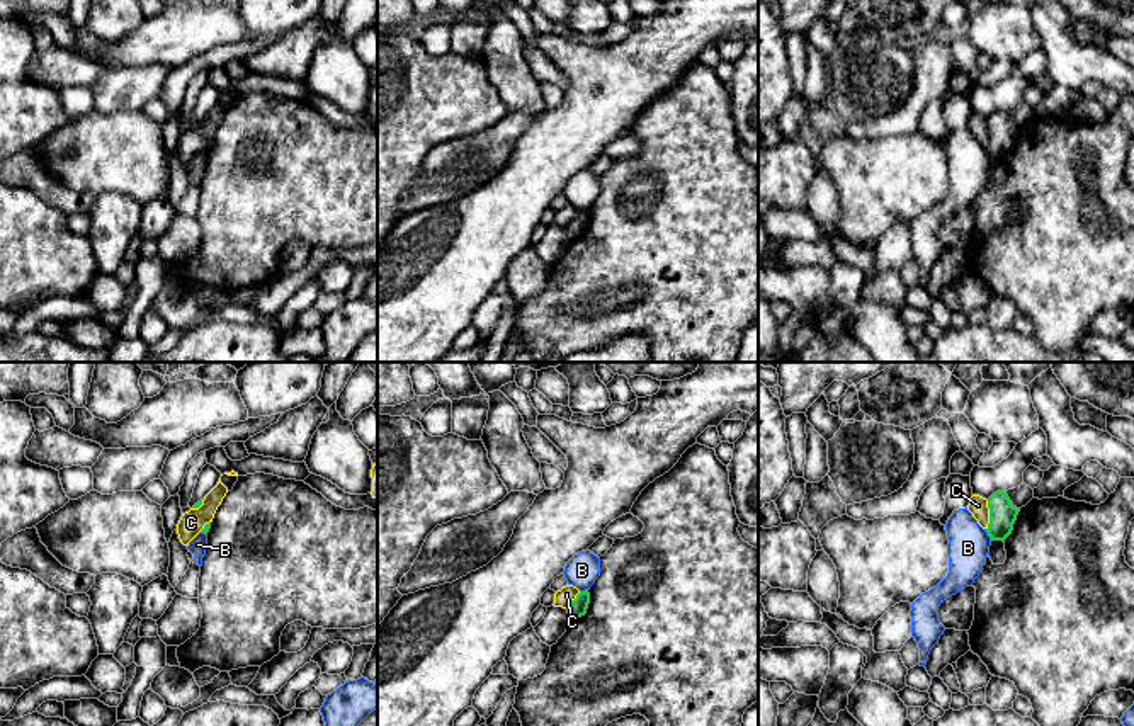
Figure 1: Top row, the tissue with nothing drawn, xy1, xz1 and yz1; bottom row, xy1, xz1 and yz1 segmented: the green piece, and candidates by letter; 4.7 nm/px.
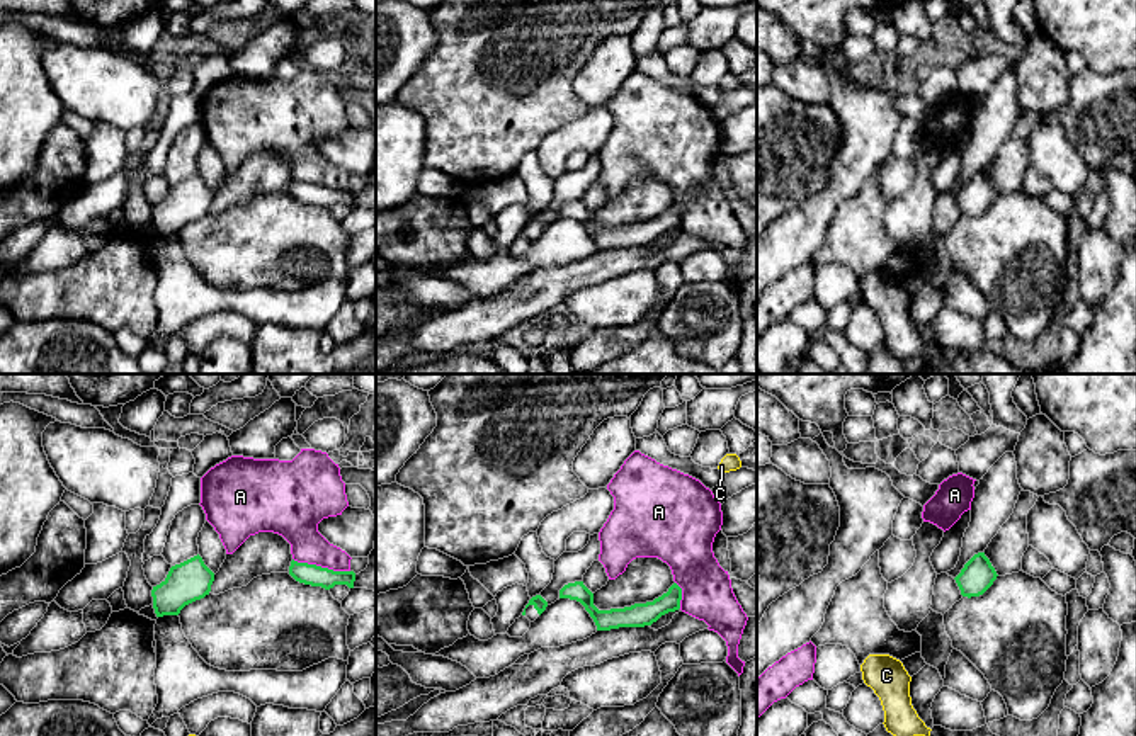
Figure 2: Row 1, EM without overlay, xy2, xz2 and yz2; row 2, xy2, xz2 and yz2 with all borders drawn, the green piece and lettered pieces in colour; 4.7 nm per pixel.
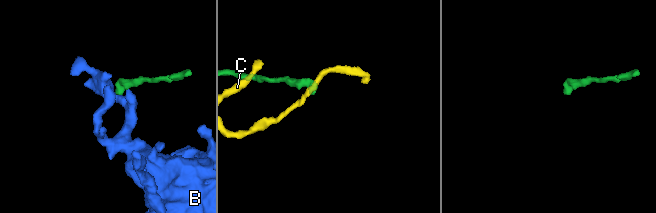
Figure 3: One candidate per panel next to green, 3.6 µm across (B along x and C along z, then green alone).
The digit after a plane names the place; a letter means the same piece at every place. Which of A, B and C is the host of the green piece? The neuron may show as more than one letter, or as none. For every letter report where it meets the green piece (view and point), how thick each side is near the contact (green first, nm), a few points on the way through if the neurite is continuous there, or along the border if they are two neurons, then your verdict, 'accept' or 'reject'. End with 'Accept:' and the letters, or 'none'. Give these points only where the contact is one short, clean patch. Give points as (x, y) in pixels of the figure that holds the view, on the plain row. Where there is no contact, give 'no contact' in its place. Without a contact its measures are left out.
A: contact xy2 (320, 186); calibres 100 and 200 nm; border xy2 (293, 177), (303, 182), (349, 191); reject
B: contact yz1 (988, 153); calibres 130 and 200 nm; border yz1 (985, 148), (992, 158); reject
C: contact yz1 (990, 135); calibres 130 and 90 nm; border yz1 (988, 119), (986, 148); reject
Accept: none

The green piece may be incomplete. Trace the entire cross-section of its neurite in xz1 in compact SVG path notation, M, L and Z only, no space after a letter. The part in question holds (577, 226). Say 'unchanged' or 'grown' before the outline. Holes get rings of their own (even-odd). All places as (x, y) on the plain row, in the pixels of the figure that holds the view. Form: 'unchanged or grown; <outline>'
unchanged; M588 209L580 211L580 213L576 214L576 218L571 219L571 221L568 223L568 226L566 226L570 236L571 236L571 238L578 238L578 236L585 235L585 233L587 233L587 228L588 228L588 223L590 223L590 213L588 213Z

